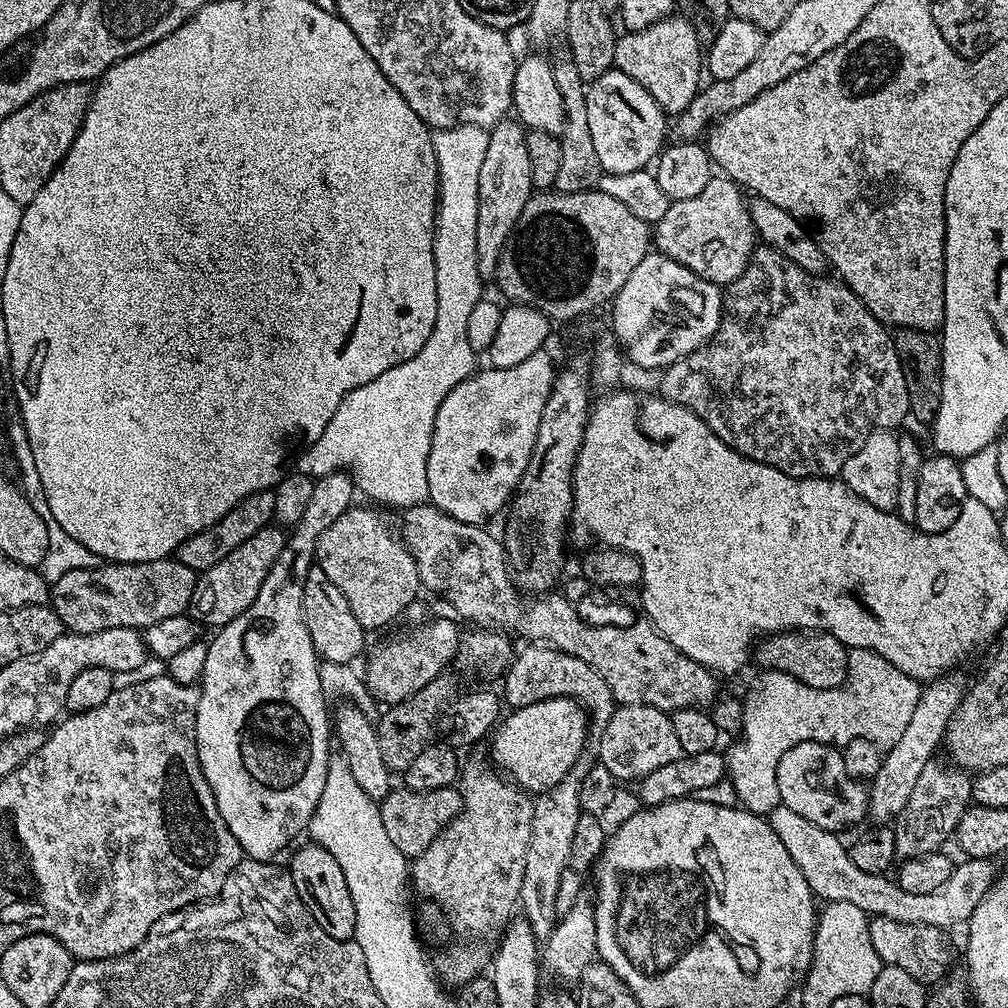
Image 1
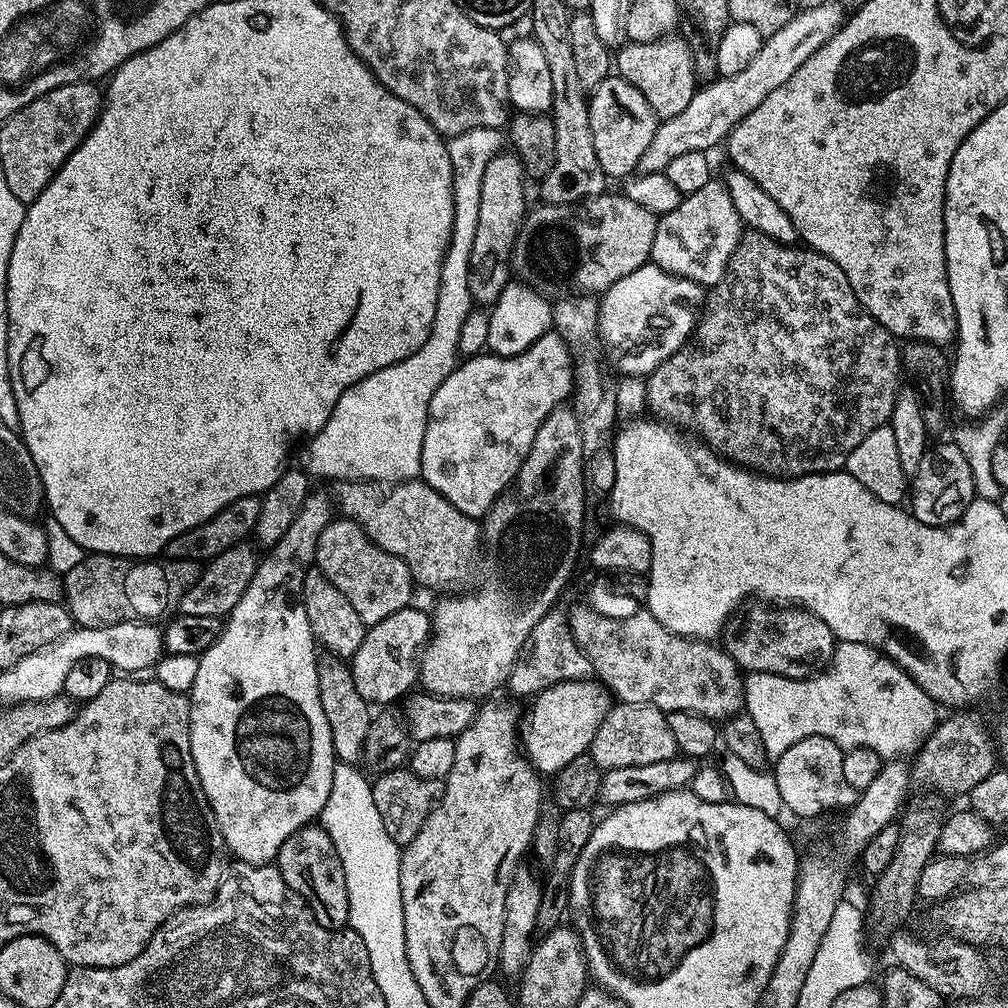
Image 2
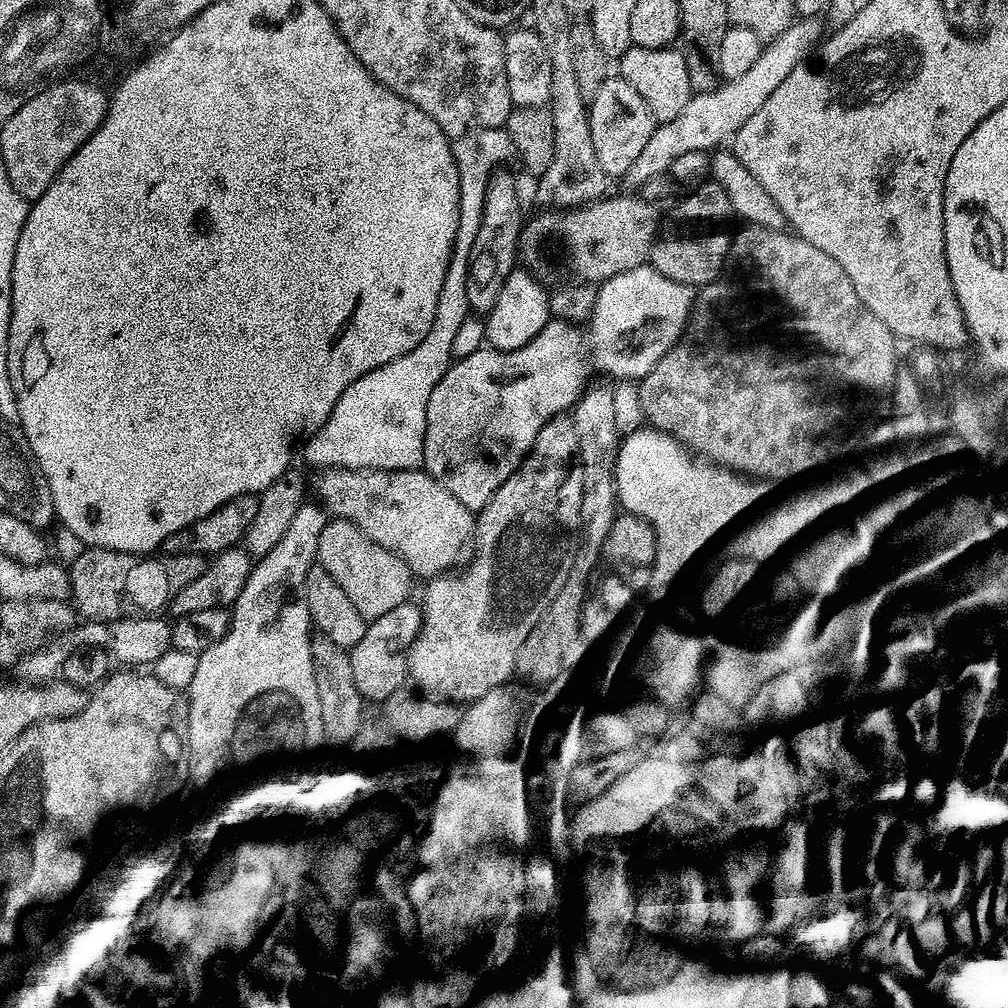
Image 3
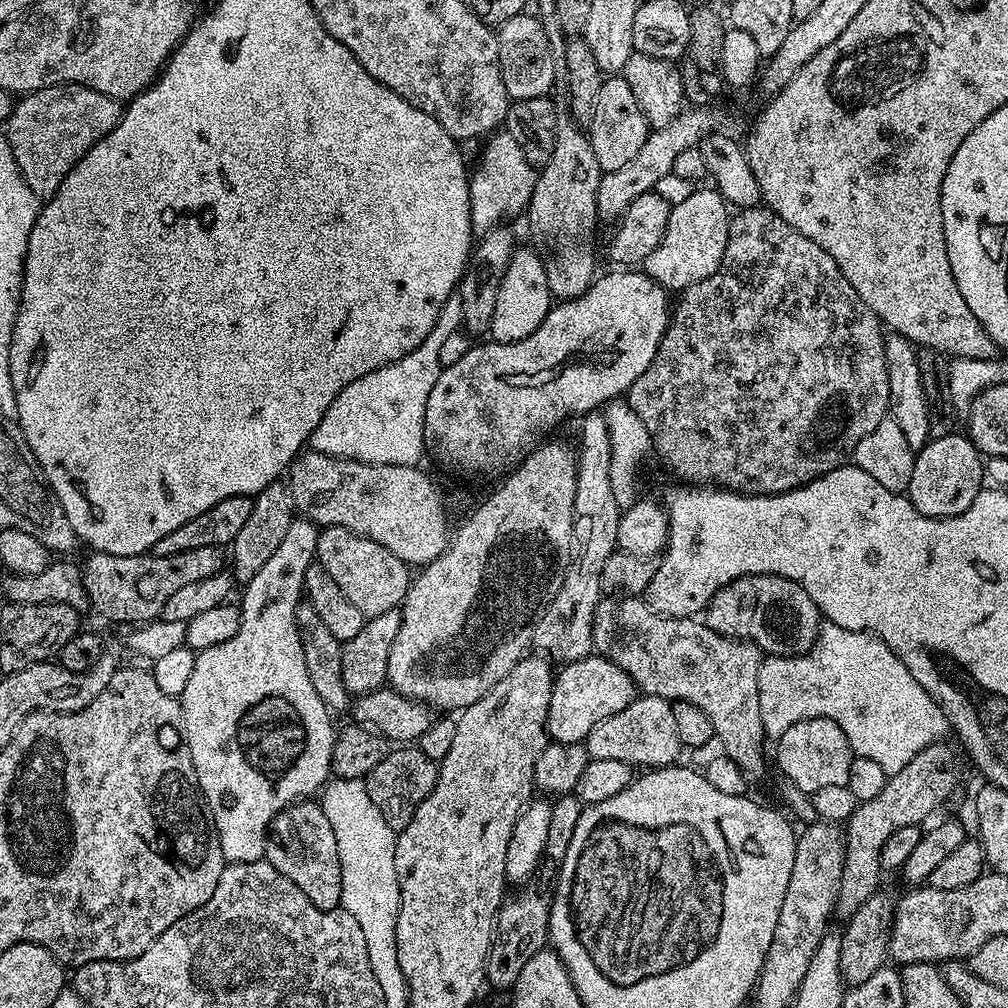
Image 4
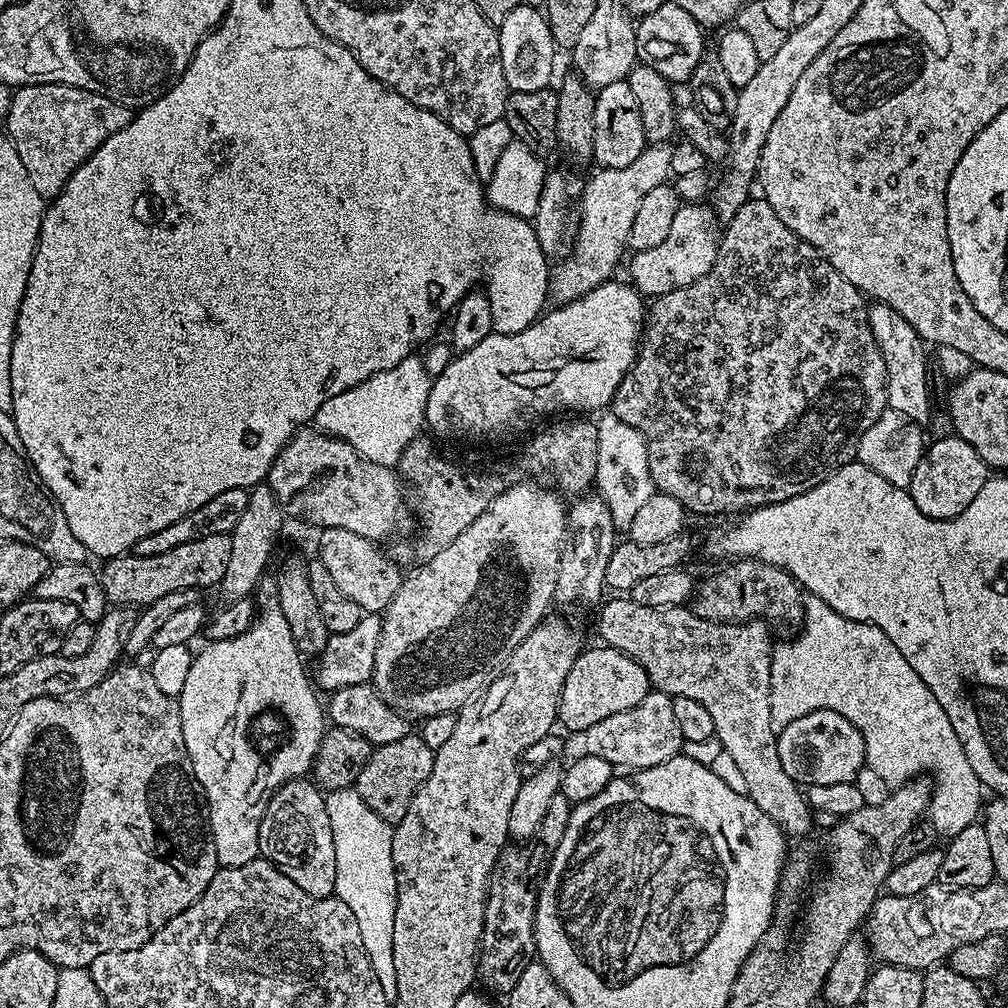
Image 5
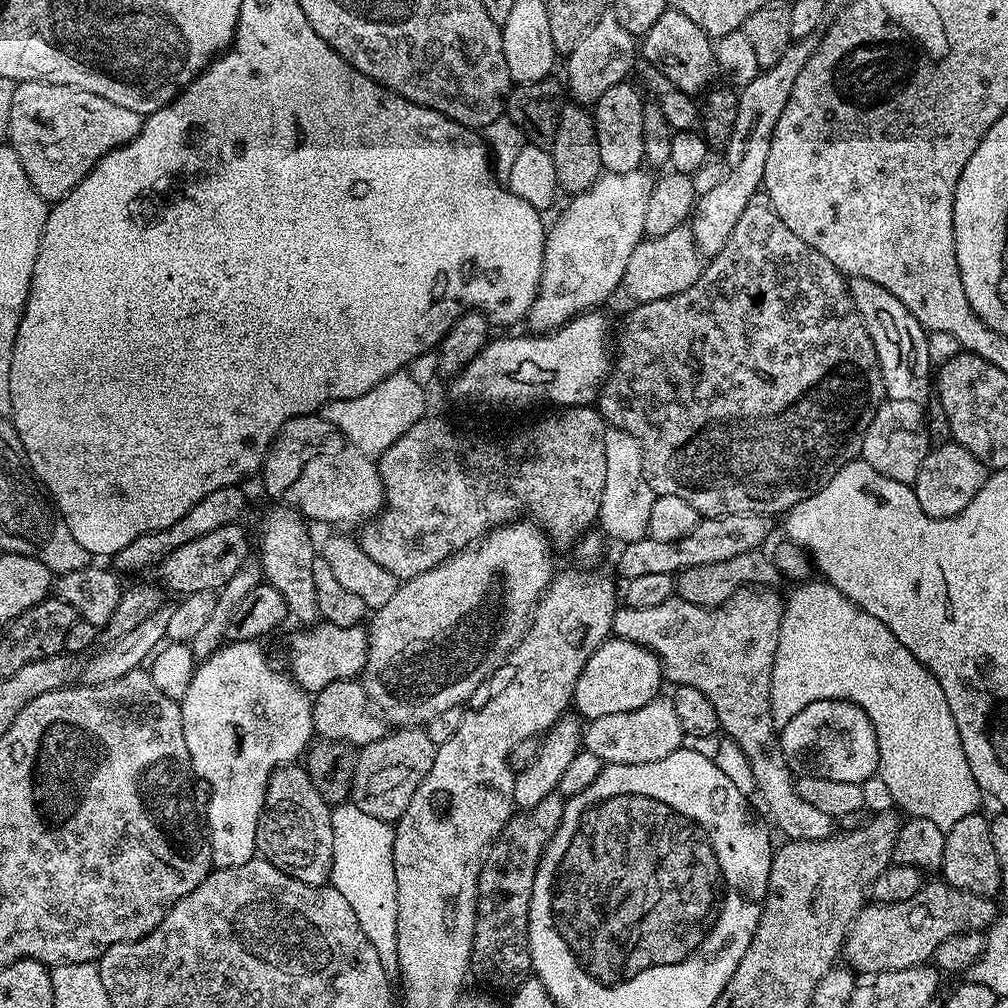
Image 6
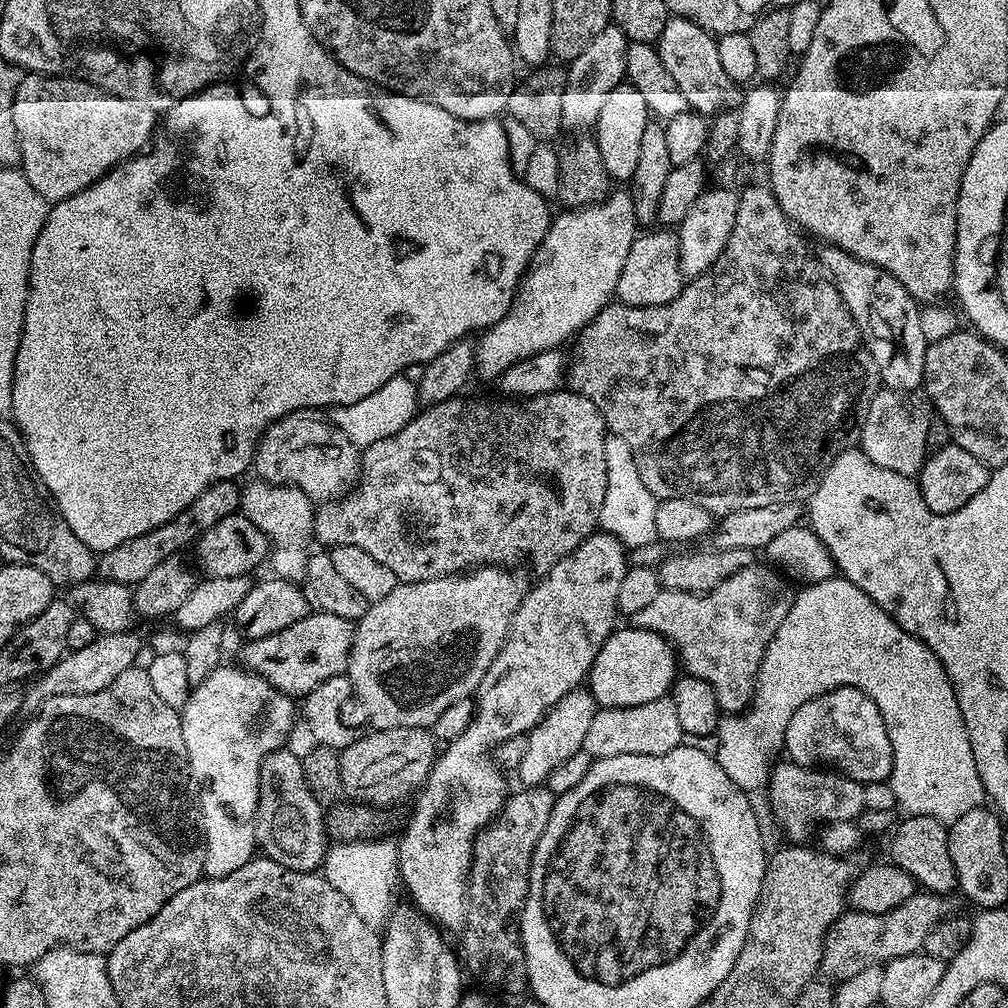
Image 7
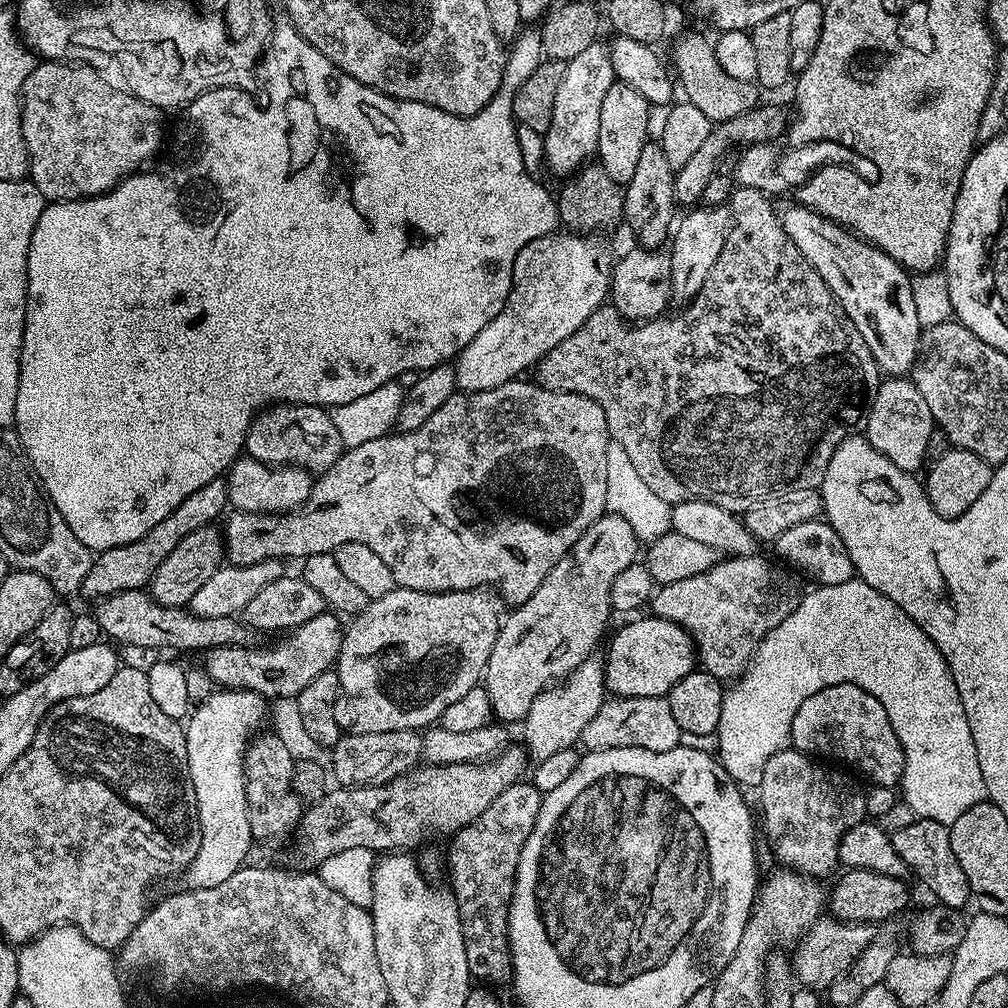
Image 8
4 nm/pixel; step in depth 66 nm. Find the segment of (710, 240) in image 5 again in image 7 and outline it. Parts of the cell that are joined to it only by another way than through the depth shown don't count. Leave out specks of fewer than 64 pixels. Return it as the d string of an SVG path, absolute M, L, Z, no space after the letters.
M660 230L664 232L648 232L637 235L630 246L630 254L626 254L626 266L622 266L622 274L618 274L618 286L615 299L622 304L630 306L658 306L666 302L674 302L684 288L686 277L680 269L680 237L675 231Z

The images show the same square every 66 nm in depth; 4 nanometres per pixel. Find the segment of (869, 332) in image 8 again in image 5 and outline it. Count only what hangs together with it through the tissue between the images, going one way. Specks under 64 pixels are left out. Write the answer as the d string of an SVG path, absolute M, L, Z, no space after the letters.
M876 302L869 307L868 321L870 322L870 330L876 339L878 350L882 350L882 358L886 362L886 386L888 387L888 407L895 410L917 424L924 426L928 423L928 411L932 408L932 398L930 395L930 387L928 388L928 364L930 368L930 356L924 353L926 342L919 334L910 326L910 322L906 322L906 318L902 318L902 314L898 314L898 310L894 310L890 306Z

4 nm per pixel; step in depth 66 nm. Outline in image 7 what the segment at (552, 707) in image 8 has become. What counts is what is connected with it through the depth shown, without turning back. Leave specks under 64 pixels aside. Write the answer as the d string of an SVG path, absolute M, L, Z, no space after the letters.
M587 687L575 688L573 692L558 698L555 706L527 733L526 755L514 769L514 776L521 780L519 783L526 788L543 785L548 775L562 762L566 762L566 758L581 752L586 742L586 730L590 727L590 722L594 722L594 714L597 711L597 702Z

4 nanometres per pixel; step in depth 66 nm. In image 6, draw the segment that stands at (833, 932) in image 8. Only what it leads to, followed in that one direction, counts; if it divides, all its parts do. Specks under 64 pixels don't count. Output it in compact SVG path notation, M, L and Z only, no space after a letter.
M928 882L921 892L914 894L914 898L906 898L906 902L865 903L844 939L843 959L848 959L845 960L847 967L857 974L879 974L928 964L946 938L959 932L988 929L998 915L996 902L991 896L970 894L943 882Z

